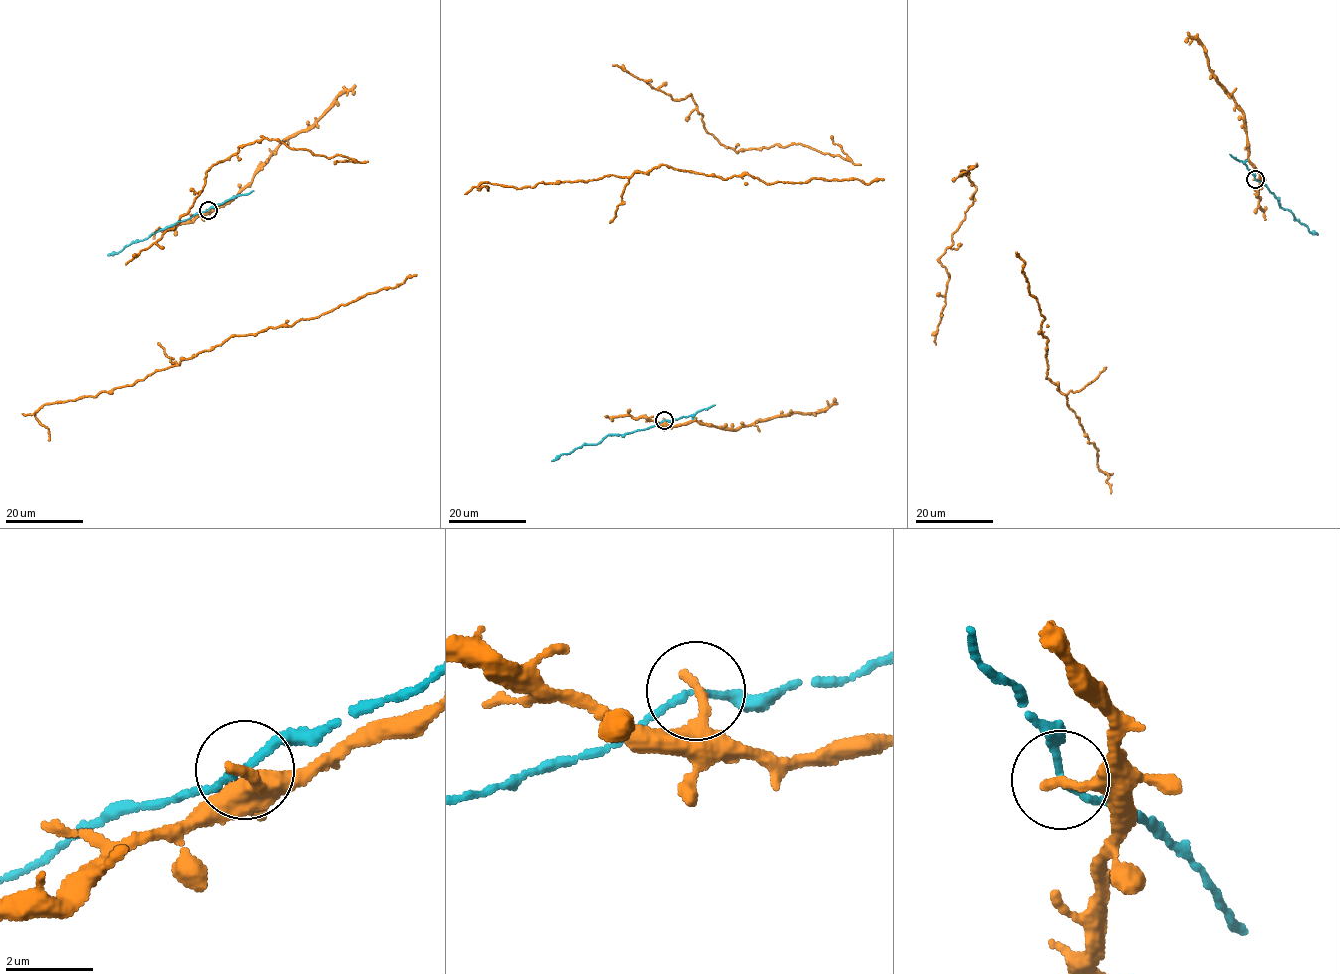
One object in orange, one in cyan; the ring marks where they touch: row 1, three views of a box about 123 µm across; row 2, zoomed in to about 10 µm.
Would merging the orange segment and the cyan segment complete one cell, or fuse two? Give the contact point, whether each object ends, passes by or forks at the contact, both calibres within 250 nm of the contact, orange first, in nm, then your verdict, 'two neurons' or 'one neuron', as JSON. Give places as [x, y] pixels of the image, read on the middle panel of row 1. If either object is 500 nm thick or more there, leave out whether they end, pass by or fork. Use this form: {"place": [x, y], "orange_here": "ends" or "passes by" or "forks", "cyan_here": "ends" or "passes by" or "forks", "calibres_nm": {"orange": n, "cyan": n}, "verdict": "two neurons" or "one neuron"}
{"place": [664, 420], "orange_here": "ends", "cyan_here": "passes by", "calibres_nm": {"orange": 280, "cyan": 150}, "verdict": "one neuron"}

